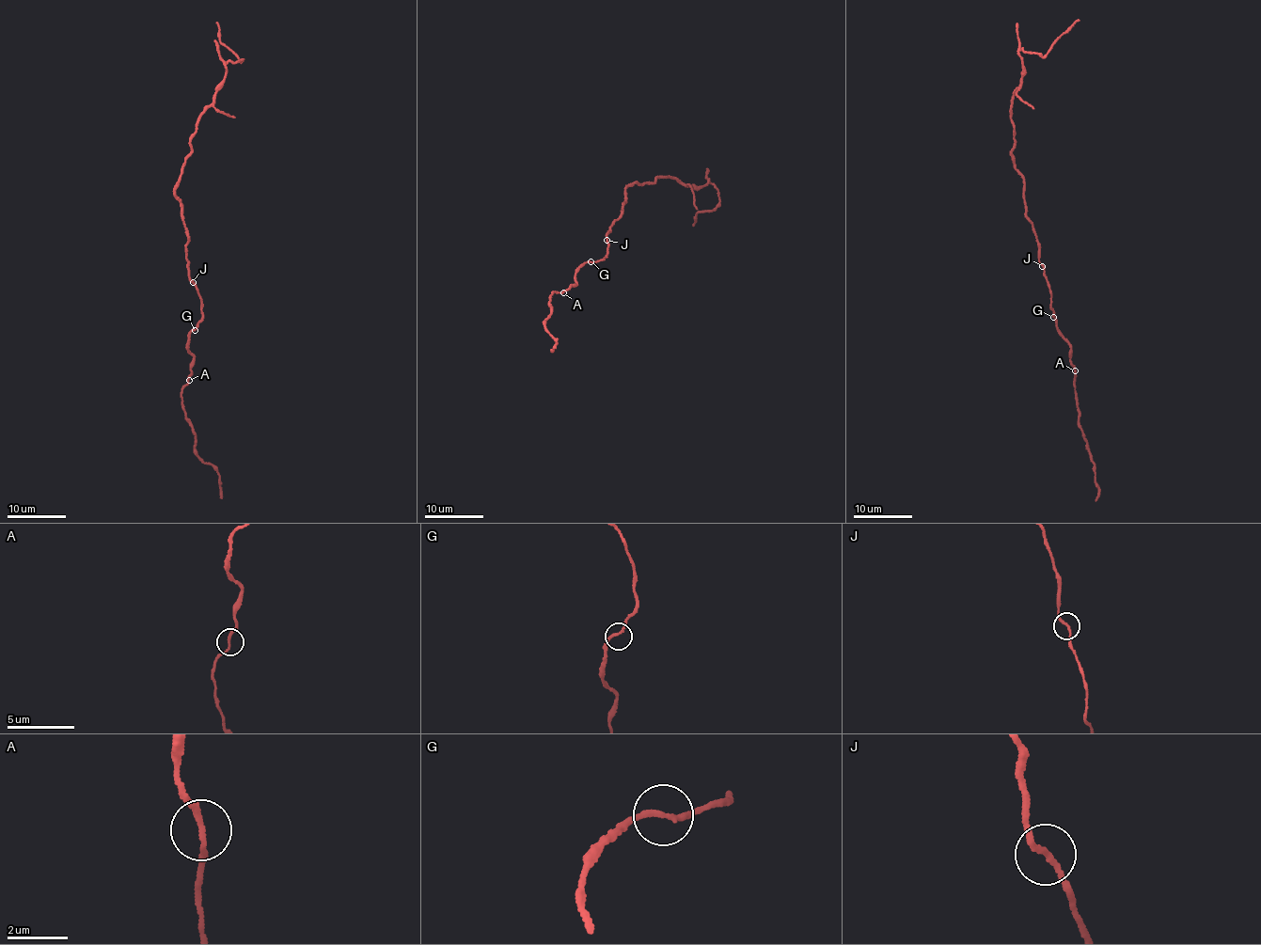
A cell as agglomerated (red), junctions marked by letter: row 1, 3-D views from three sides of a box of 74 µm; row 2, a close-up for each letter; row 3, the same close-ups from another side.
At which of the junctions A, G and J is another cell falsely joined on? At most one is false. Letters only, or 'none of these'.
none of these

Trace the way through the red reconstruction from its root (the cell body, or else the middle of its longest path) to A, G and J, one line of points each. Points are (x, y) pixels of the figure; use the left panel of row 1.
A: (185, 250), (189, 279), (197, 288), (201, 307), (201, 321), (189, 334), (188, 349), (194, 364), (189, 380)
G: (185, 250), (189, 279), (200, 297), (201, 321), (195, 330)
J: (185, 250), (189, 279), (193, 282)

